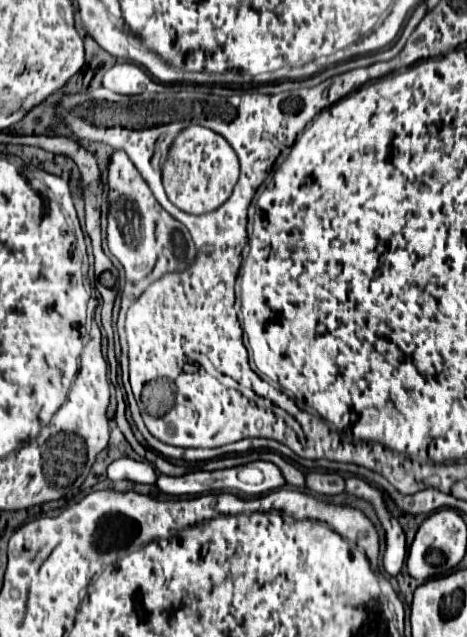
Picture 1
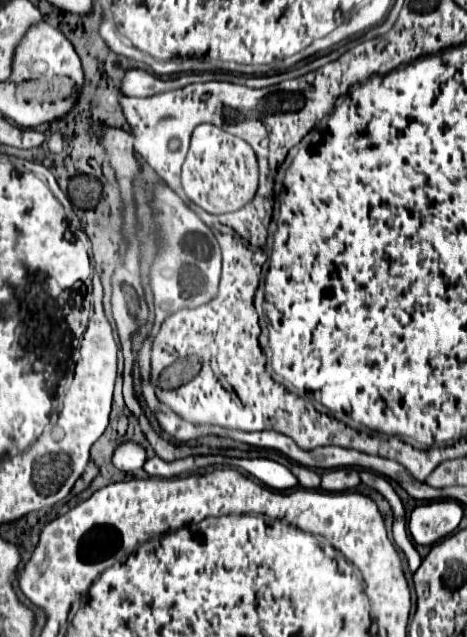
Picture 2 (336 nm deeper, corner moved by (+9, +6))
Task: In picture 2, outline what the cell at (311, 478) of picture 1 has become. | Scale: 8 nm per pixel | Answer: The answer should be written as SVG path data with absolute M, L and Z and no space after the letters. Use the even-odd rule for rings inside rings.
M353 467L345 469L331 469L321 475L321 489L325 491L347 491L361 483L359 471Z

